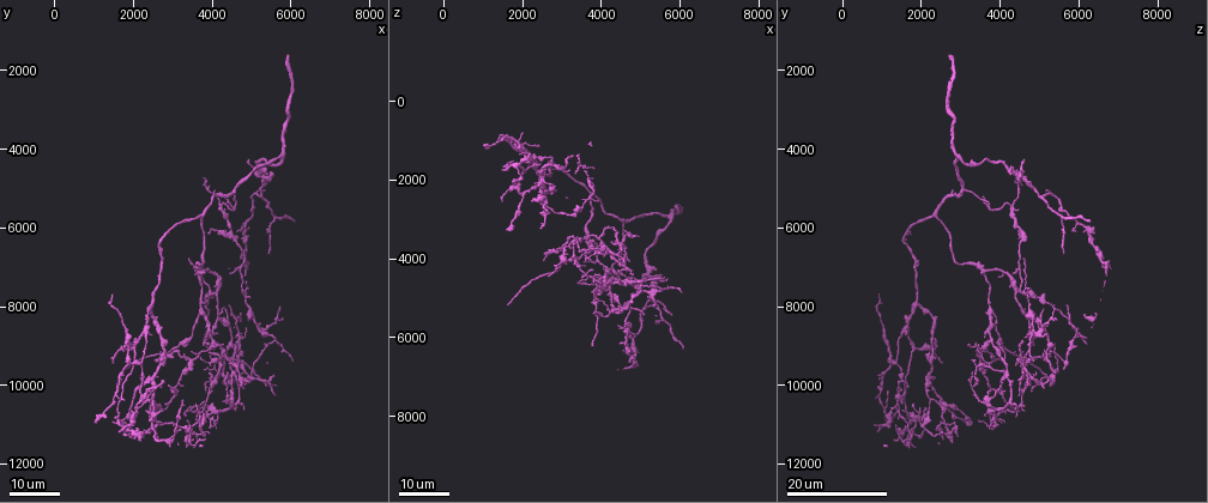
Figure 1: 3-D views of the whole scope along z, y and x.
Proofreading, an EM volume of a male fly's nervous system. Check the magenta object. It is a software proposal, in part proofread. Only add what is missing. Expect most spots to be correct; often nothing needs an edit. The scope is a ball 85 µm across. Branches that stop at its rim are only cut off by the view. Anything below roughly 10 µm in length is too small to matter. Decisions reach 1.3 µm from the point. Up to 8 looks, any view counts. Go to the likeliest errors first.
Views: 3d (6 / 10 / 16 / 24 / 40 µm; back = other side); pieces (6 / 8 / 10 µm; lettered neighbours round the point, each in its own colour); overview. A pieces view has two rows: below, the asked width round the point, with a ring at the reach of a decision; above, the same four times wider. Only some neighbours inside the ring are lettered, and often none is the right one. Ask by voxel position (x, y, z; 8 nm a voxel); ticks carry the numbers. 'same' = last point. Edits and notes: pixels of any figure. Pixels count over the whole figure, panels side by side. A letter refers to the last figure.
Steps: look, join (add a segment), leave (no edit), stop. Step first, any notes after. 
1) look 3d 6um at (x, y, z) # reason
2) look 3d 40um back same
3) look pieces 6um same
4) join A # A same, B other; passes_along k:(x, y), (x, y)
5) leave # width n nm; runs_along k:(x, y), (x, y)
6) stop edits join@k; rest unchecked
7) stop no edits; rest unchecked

look 3d 16um at (4300, 8950, 3200)

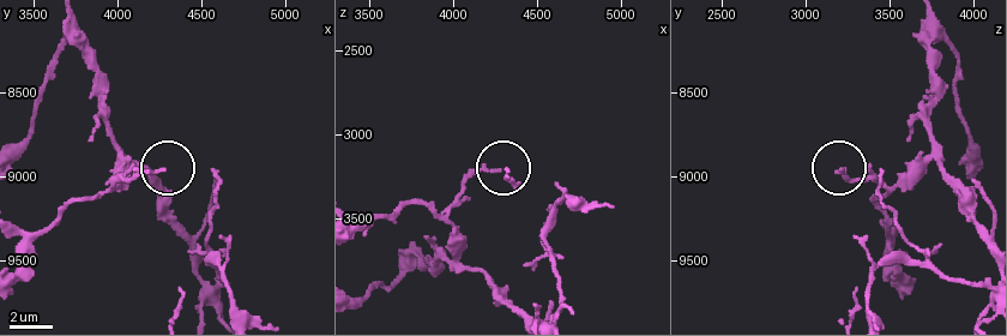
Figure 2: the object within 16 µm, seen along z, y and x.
look 3d 6um at (4260, 8960, 3220) # zoom in

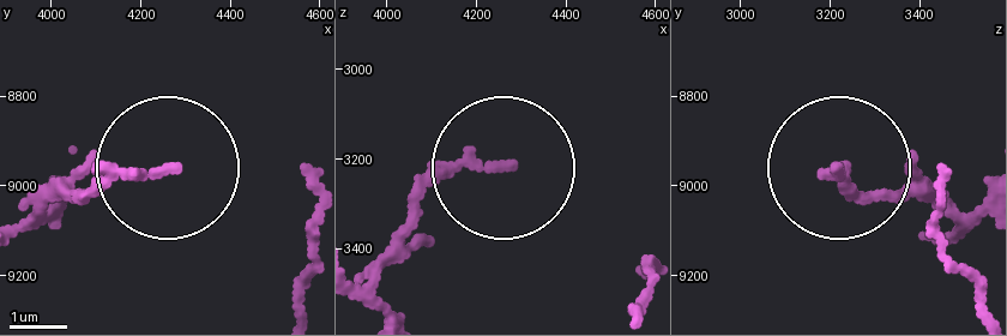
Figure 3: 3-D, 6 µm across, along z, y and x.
look pieces 8um at (4260, 8965, 3215)

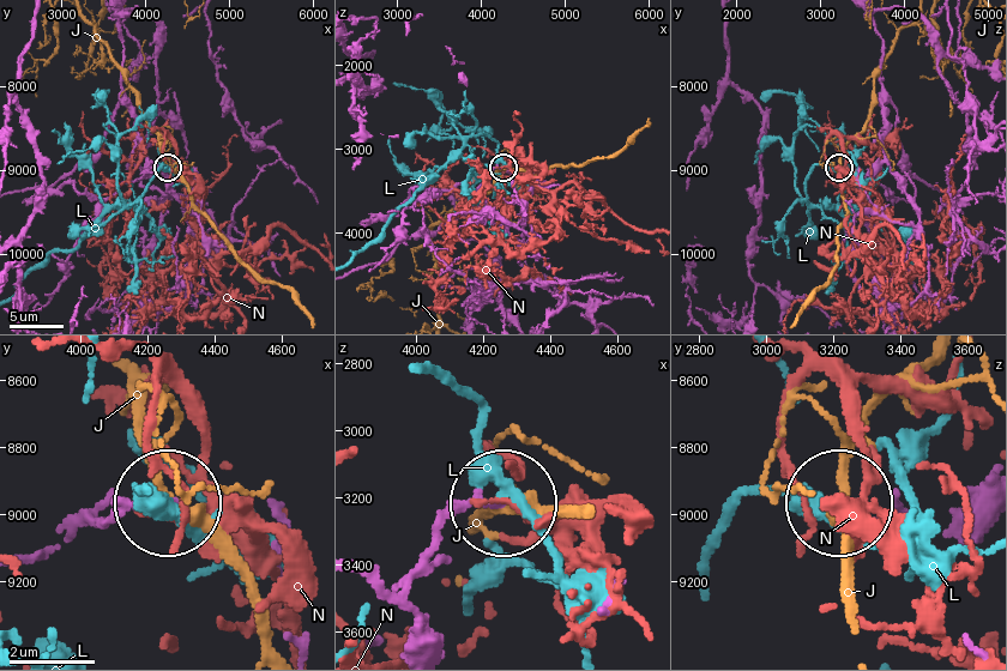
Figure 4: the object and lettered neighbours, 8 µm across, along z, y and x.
leave # J other, L other, N other; no lettered segment goes on from it

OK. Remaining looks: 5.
look 3d 16um at (4000, 9750, 4950) # an open end

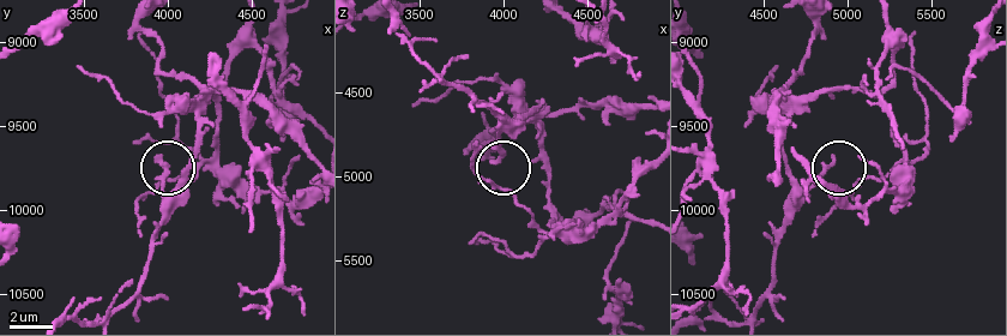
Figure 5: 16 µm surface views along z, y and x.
look 3d 10um at (3960, 9700, 4900)

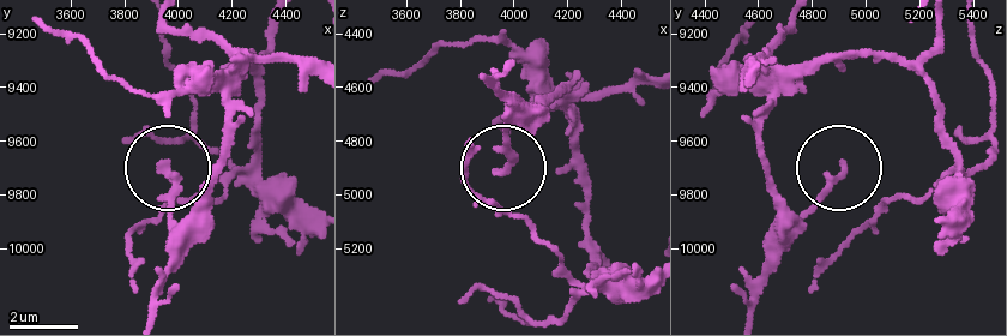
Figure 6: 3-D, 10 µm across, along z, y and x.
look pieces 6um at (3960, 9710, 4910)

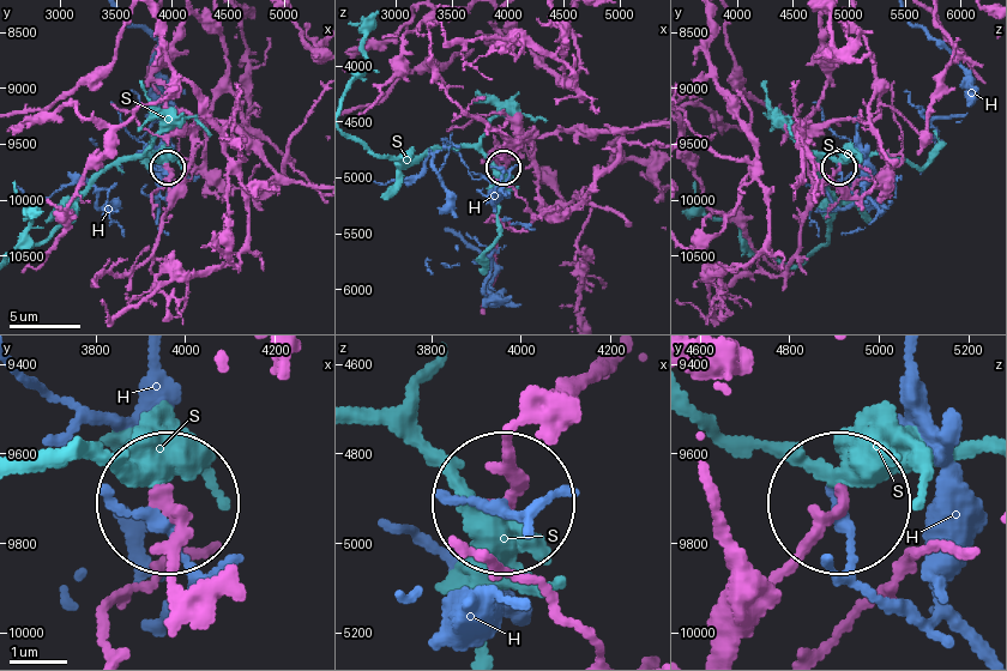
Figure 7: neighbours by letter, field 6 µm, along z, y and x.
leave # H other, S other; runs_along 7:(196, 580), (172, 508); none of them fits

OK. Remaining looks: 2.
look 3d 16um at (5450, 6600, 5550) # tapers out

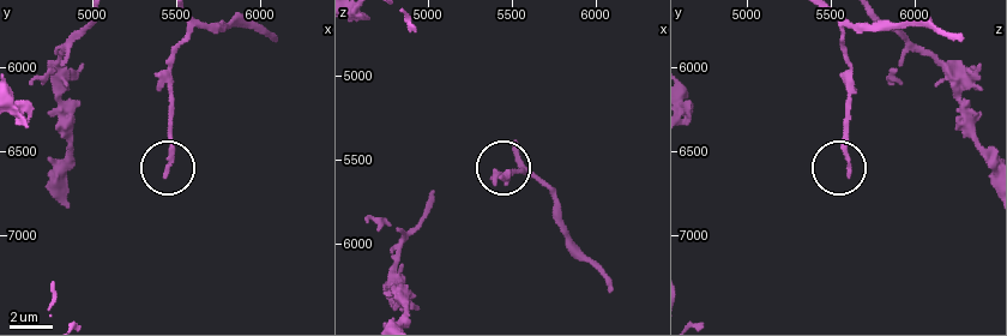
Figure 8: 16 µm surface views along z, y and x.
look pieces 10um at (5440, 6640, 5620)

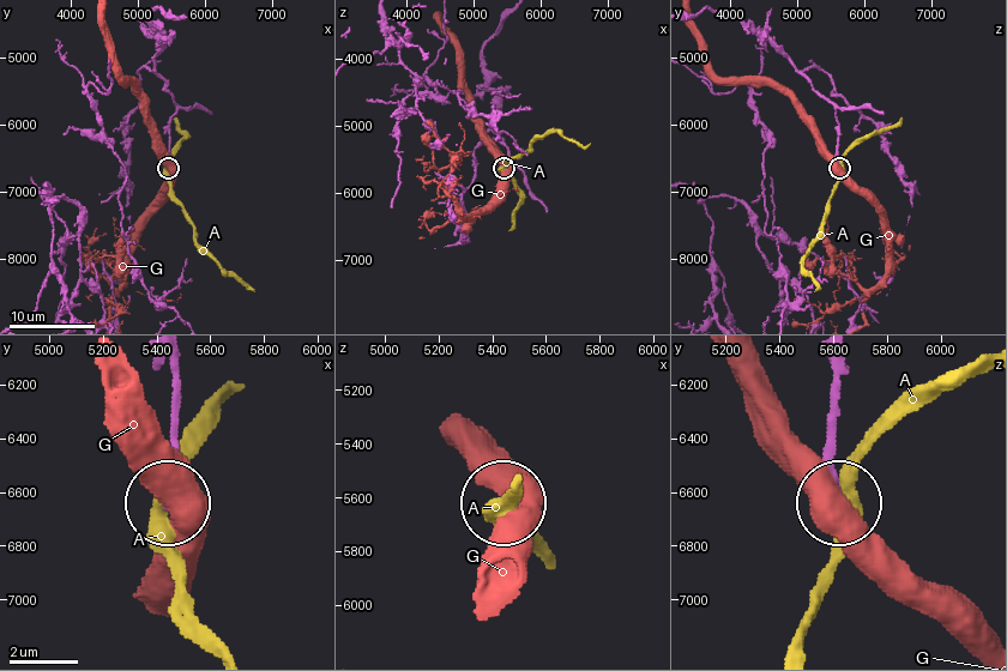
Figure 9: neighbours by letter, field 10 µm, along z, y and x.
leave # width 150 nm; A other, G other; none of them fits

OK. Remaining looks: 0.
stop no edits; rest unchecked

